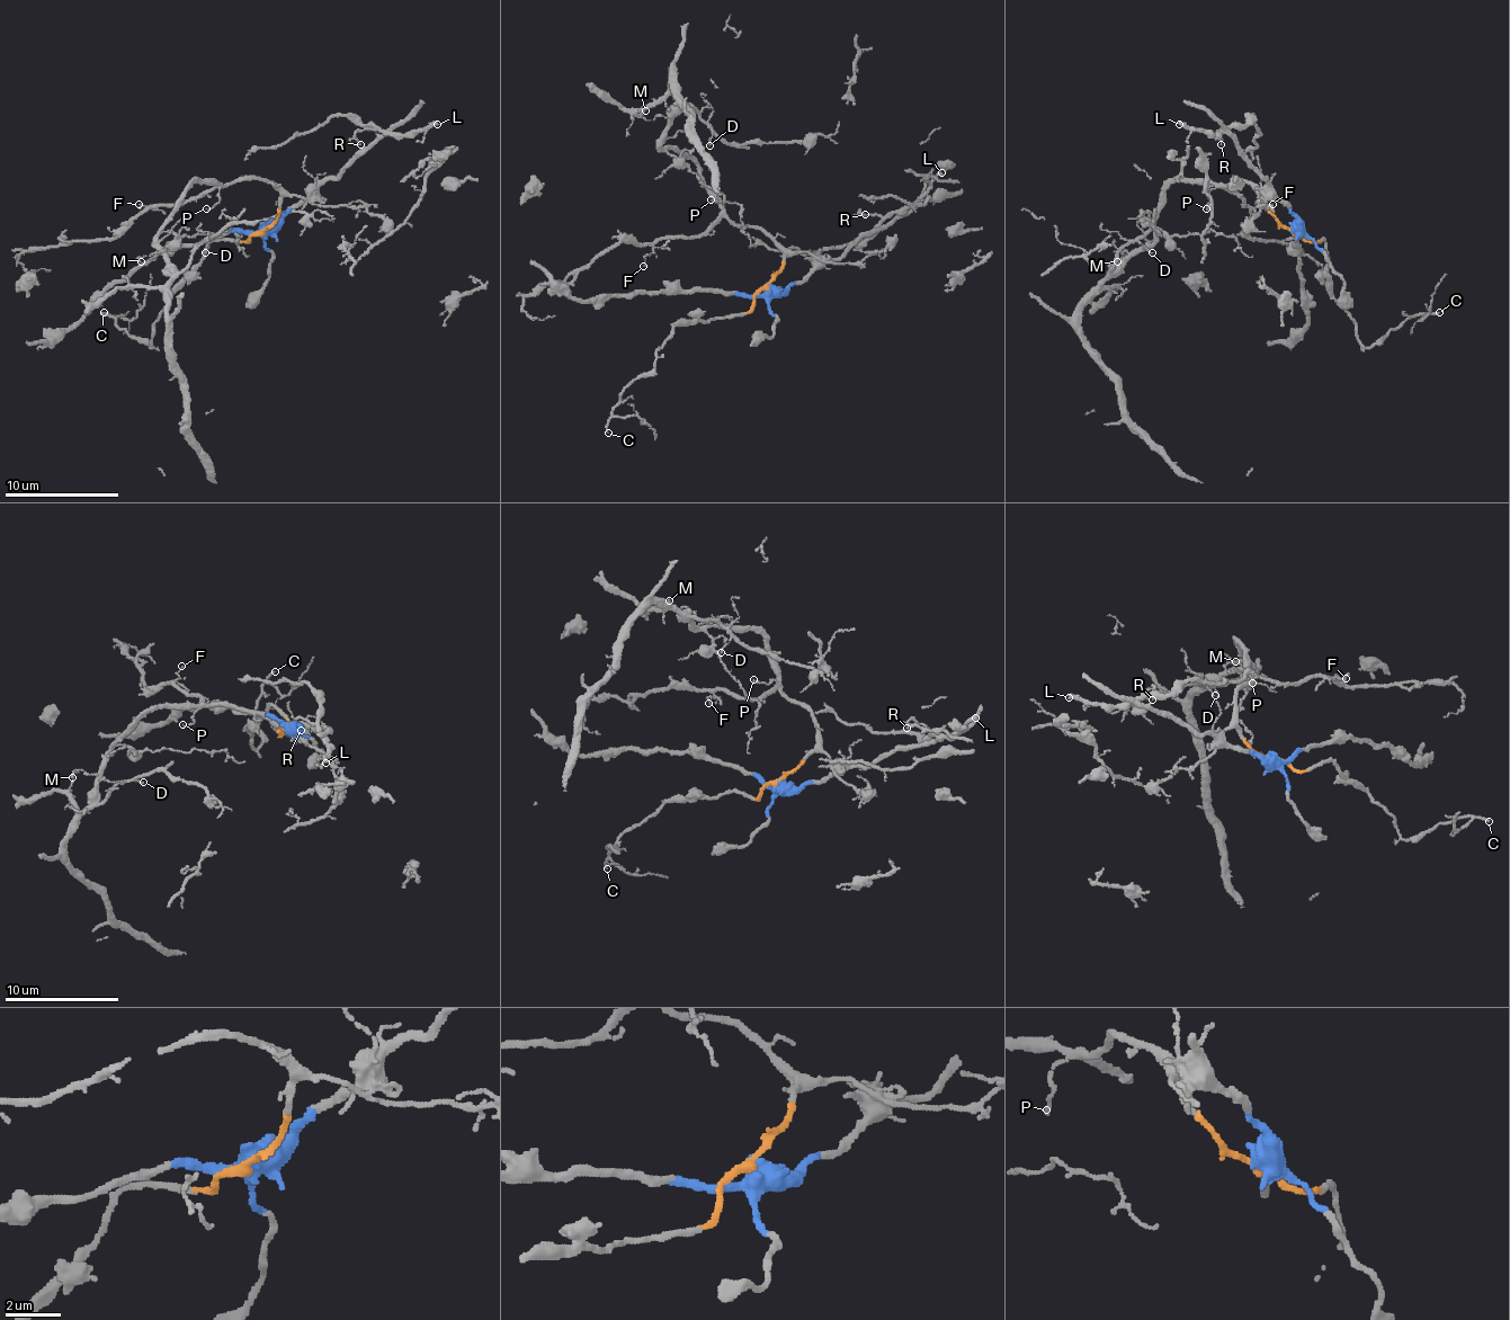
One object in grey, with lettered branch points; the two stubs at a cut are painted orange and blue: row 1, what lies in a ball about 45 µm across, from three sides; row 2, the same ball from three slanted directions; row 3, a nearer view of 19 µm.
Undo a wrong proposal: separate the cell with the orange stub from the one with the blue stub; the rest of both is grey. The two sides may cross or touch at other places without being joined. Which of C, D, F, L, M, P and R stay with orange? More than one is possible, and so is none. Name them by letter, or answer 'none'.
C, D, F, M, P

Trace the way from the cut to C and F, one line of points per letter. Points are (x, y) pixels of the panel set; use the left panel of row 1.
C: (264, 232), (241, 240), (213, 240), (200, 266), (178, 288), (152, 326), (152, 346), (118, 326), (104, 312)
F: (264, 232), (275, 221), (280, 195), (256, 178), (213, 186), (195, 201), (139, 203)

